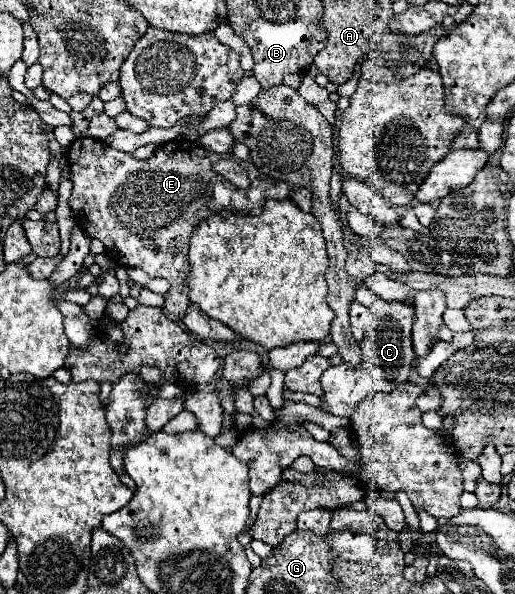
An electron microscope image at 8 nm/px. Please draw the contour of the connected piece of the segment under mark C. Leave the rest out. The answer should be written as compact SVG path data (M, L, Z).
M409 308L407 318L395 320L391 316L381 318L375 328L359 342L363 350L363 360L359 366L347 366L341 362L339 366L331 366L323 376L321 376L321 386L323 386L323 402L325 408L341 418L349 418L357 406L371 394L377 392L391 392L399 384L405 384L409 380L409 374L415 366L415 352L413 352L413 342L411 342L411 328L415 320L415 310Z

